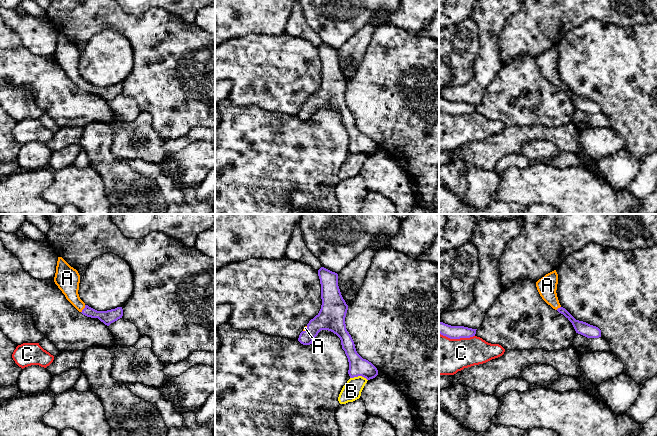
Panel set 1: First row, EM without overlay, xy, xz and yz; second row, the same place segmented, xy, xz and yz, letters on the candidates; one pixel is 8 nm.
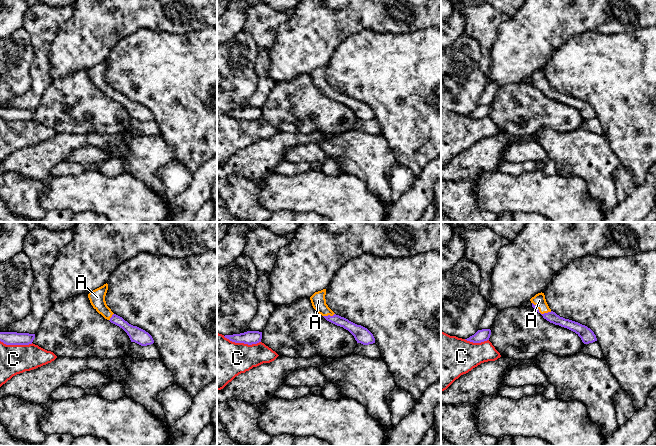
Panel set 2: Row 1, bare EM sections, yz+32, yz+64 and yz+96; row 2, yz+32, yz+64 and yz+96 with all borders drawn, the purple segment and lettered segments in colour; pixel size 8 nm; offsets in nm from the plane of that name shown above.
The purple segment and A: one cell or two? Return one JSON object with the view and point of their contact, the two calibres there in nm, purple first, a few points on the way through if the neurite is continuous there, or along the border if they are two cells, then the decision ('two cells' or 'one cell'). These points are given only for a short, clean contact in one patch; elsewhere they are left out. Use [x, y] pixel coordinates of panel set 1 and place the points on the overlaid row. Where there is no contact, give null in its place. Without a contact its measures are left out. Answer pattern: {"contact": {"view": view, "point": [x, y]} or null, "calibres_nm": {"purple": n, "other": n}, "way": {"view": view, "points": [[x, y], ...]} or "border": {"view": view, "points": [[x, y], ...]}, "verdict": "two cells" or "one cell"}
{"contact": {"view": "xy", "point": [83, 309]}, "calibres_nm": {"purple": 110, "other": 180}, "way": {"view": "xy", "points": [[107, 317], [83, 309], [73, 298], [68, 282]]}, "verdict": "one cell"}

